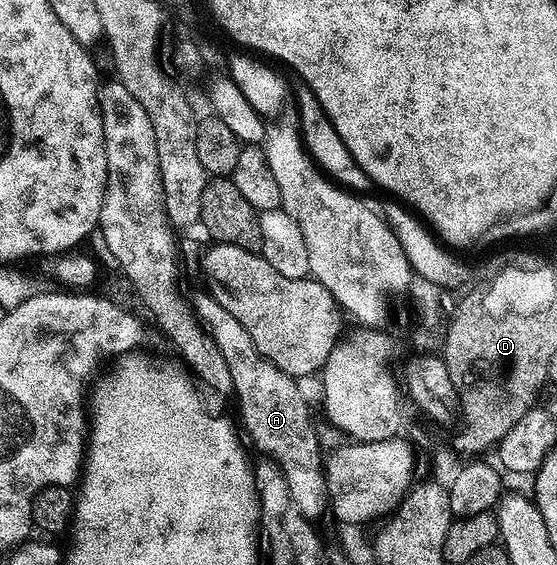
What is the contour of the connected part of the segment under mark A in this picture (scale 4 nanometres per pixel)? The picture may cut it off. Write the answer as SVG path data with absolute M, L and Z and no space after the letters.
M200 289L196 296L191 296L190 307L200 326L212 336L222 357L226 357L226 365L230 365L234 399L240 402L240 419L253 445L281 467L289 482L292 497L305 517L311 521L318 520L323 511L329 510L330 504L324 480L322 451L320 455L320 435L316 432L316 423L308 408L308 399L296 384L299 382L258 353L250 333L242 329L242 321L238 321L238 317L232 316L227 309L222 309L222 305L218 305L218 301L214 301L207 290Z

